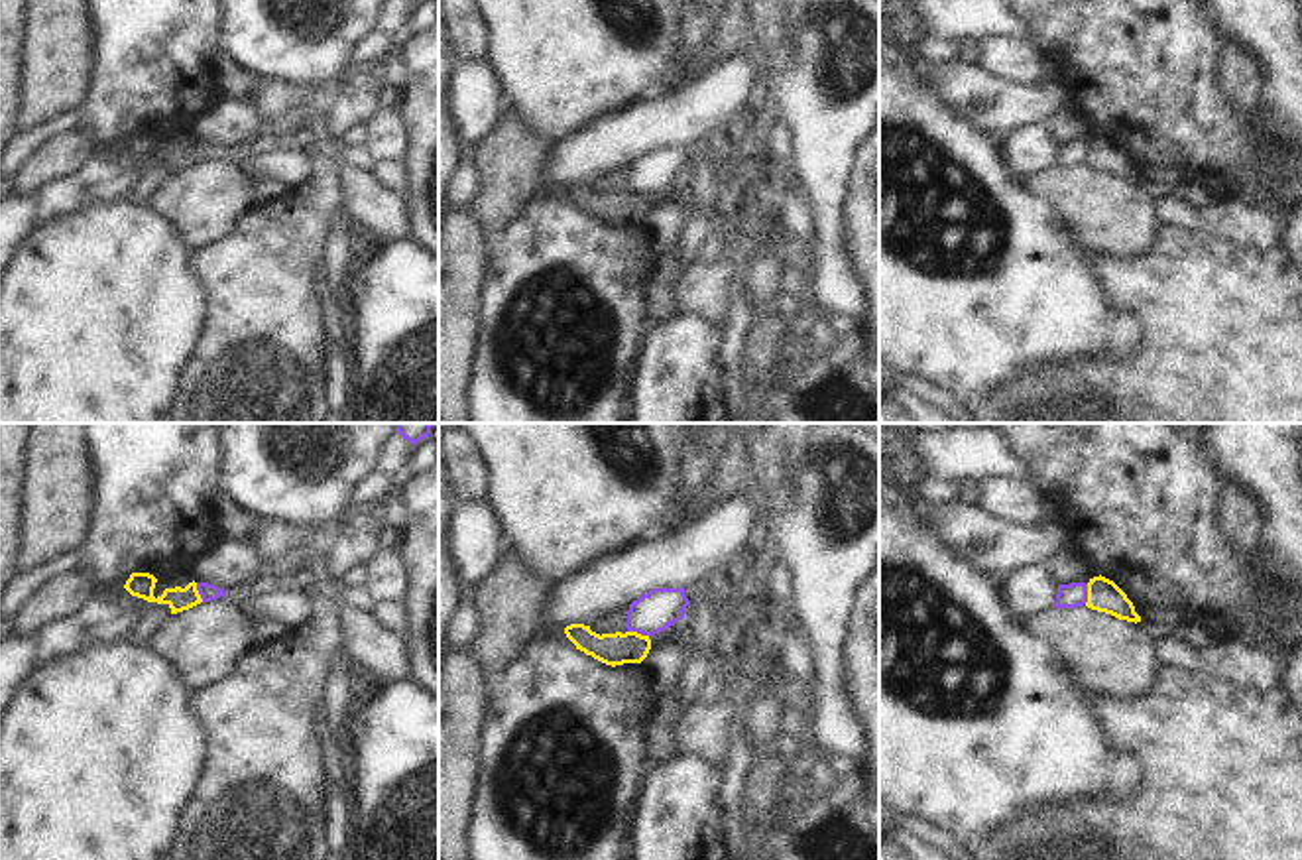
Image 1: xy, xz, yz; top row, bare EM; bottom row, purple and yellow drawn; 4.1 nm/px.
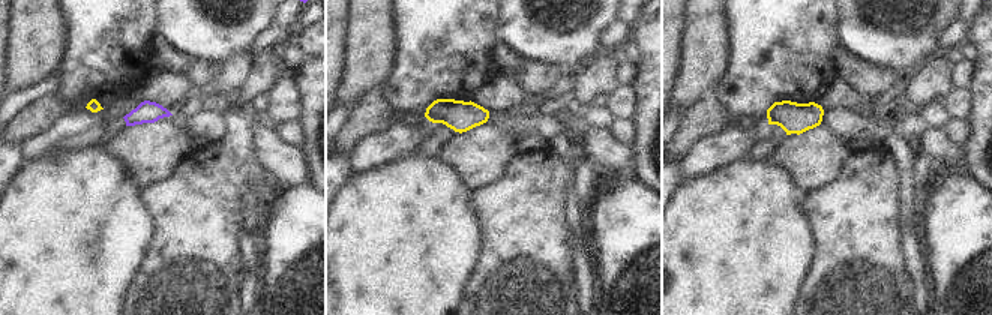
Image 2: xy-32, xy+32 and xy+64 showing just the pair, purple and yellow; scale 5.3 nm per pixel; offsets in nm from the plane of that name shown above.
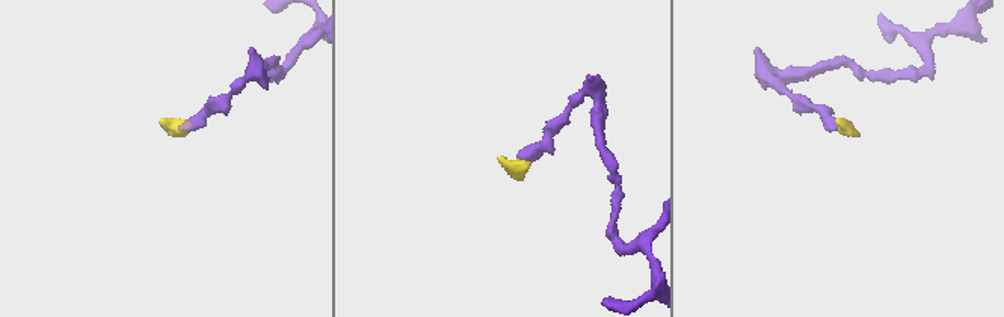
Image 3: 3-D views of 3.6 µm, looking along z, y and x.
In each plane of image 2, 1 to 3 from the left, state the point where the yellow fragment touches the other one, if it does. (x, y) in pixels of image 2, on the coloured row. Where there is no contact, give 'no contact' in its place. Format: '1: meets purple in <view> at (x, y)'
1: no contact
2: no contact
3: no contact

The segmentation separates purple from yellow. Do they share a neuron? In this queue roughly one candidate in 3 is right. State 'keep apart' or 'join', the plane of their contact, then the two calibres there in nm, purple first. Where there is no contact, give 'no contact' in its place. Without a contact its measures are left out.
keep apart; contact in xz; calibres 170 and 130 nm

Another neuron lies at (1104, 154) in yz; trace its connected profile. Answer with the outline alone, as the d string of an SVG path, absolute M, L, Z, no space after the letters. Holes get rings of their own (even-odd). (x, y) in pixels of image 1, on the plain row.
M1094 136L1088 142L1088 167L1111 173L1119 179L1141 181L1141 175L1135 171L1133 161L1127 154L1109 138Z

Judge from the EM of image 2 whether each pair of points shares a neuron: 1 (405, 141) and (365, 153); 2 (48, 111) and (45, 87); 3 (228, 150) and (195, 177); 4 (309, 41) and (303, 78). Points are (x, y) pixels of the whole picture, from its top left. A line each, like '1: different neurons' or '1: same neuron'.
1: same neuron
2: different neurons
3: same neuron
4: same neuron

